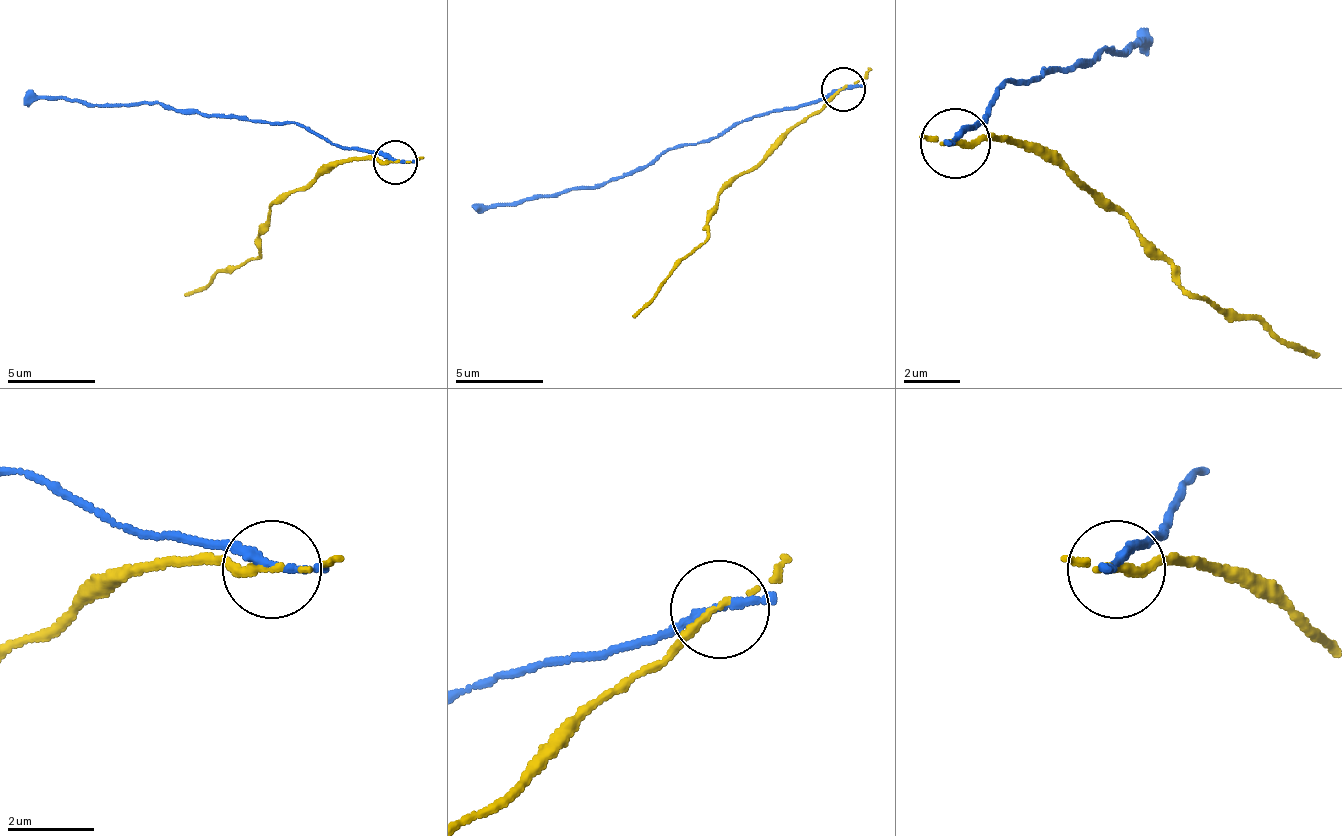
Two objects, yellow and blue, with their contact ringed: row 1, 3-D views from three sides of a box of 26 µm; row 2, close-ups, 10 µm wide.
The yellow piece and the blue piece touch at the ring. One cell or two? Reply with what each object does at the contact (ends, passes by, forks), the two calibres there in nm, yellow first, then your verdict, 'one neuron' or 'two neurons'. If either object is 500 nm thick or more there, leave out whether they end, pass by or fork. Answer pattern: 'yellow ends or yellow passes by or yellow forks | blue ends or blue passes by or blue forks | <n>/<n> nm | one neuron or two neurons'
yellow ends | blue passes by | 200/180 nm | two neurons

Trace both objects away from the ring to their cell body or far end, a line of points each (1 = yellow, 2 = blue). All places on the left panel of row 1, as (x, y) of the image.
1: (396, 161), (330, 161), (269, 209), (260, 253), (185, 297)
2: (396, 161), (326, 143), (291, 121), (207, 117), (159, 103), (22, 103)

